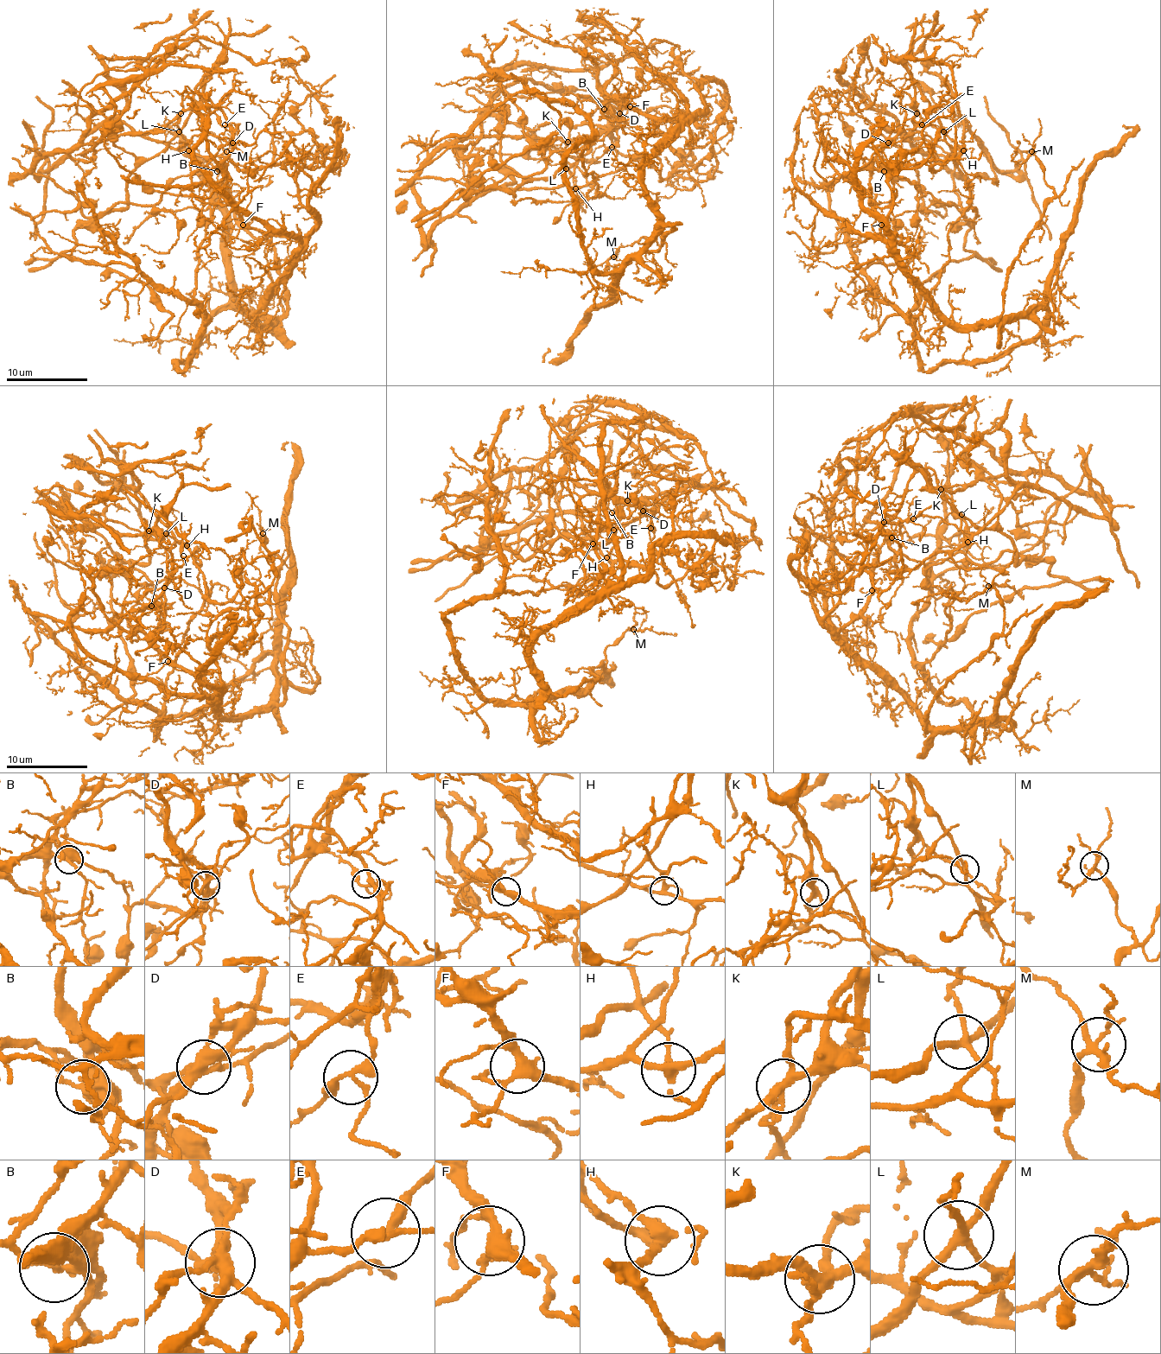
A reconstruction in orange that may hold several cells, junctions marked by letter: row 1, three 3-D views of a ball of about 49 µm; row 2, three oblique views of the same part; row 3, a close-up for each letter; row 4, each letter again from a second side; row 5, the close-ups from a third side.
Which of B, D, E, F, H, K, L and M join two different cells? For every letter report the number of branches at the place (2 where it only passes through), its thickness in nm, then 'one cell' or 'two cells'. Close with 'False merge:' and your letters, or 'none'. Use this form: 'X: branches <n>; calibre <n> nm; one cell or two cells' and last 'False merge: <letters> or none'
B: branches 2; calibre 340 nm; two cells
D: branches 6; calibre 360 nm; two cells
E: branches 3; calibre 240 nm; one cell
F: branches 5; calibre 340 nm; one cell
H: branches 4; calibre 300 nm; two cells
K: branches 4; calibre 300 nm; two cells
L: branches 4; calibre 240 nm; two cells
M: branches 5; calibre 240 nm; one cell
False merge: B, D, H, K, L

